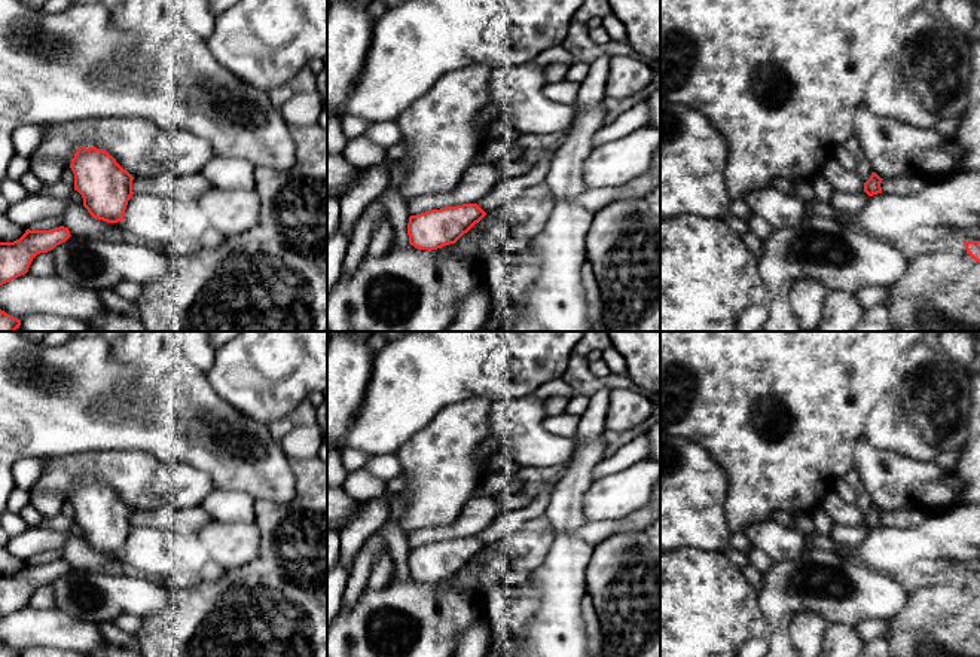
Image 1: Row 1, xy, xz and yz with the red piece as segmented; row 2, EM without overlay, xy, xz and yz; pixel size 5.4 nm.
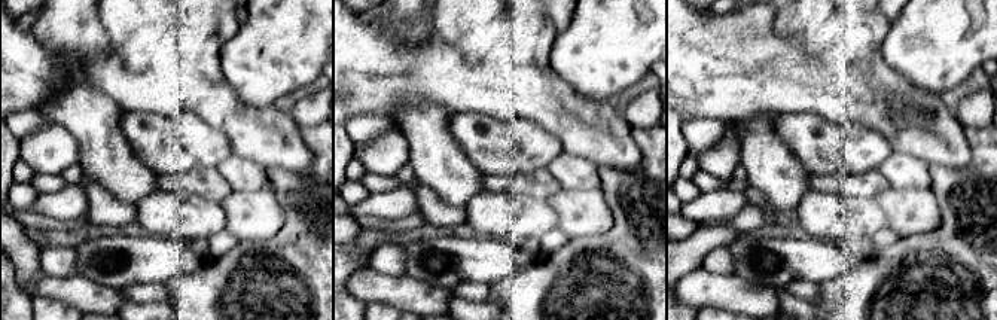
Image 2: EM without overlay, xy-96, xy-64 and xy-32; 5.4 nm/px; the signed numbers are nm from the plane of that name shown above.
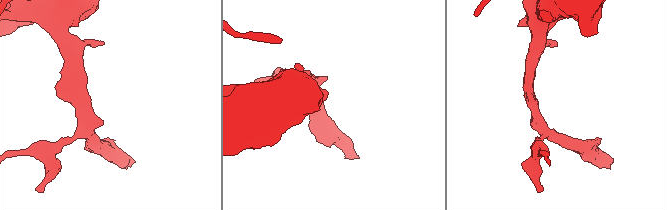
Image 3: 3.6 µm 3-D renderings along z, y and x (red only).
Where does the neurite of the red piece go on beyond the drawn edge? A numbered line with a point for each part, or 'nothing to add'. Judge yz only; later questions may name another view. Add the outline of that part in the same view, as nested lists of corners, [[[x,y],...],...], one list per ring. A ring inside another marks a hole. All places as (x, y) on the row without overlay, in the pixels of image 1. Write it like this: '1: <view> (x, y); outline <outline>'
nothing to add

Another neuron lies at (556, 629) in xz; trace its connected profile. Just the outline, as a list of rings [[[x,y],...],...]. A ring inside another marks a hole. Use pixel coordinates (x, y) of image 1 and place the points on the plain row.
[[[604,434],[587,440],[574,455],[567,474],[556,482],[544,516],[555,540],[529,581],[541,592],[523,650],[510,657],[592,657],[580,602],[587,595],[586,569],[593,546],[576,535],[584,525],[583,496],[593,482],[593,468],[605,458]]]

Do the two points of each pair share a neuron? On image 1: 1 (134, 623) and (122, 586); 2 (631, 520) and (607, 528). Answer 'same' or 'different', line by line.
1: different
2: different

